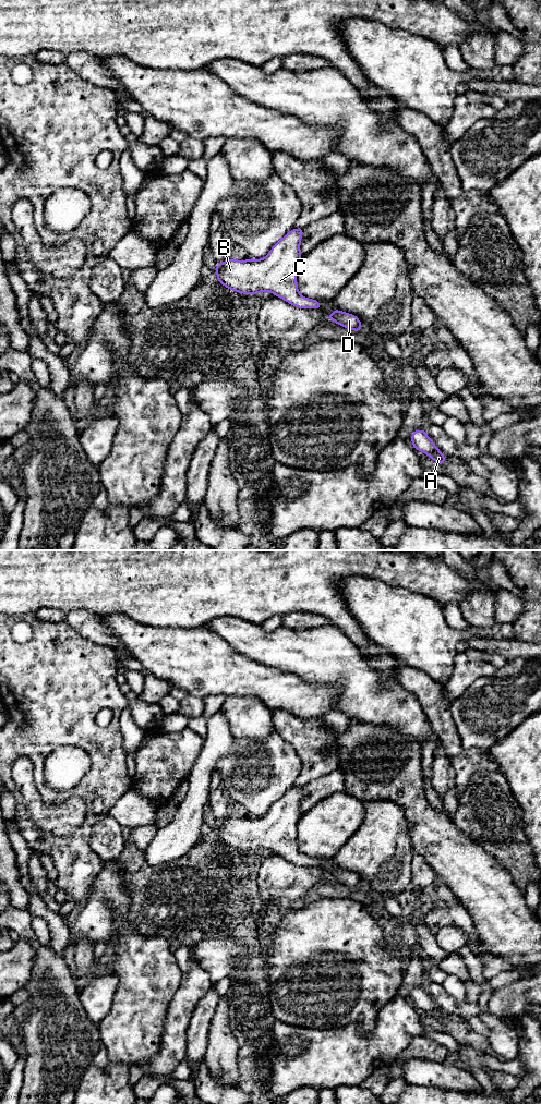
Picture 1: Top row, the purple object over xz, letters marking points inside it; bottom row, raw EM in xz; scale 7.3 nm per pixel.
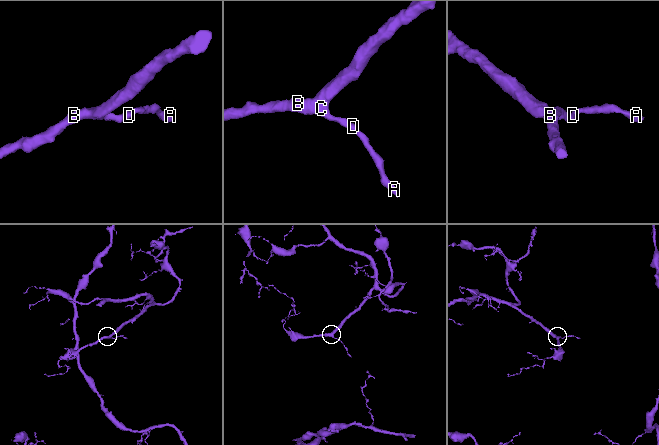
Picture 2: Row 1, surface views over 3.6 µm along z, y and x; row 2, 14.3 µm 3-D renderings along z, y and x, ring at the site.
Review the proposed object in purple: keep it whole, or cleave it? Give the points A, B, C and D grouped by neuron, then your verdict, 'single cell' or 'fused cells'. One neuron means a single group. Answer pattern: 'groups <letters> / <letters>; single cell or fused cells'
groups A B C D; single cell

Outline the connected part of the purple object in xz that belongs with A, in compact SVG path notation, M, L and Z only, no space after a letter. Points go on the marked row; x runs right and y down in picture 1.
M424 428L414 430L411 434L411 444L416 450L424 452L433 461L437 462L440 465L446 461L446 457L441 452L441 450L434 445L430 436L425 434Z

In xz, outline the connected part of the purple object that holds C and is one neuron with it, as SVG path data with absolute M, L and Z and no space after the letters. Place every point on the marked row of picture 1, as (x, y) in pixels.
M304 228L290 230L262 259L237 260L232 257L216 265L217 281L242 294L264 291L285 300L298 308L322 310L318 300L302 296L297 283L297 266Z

